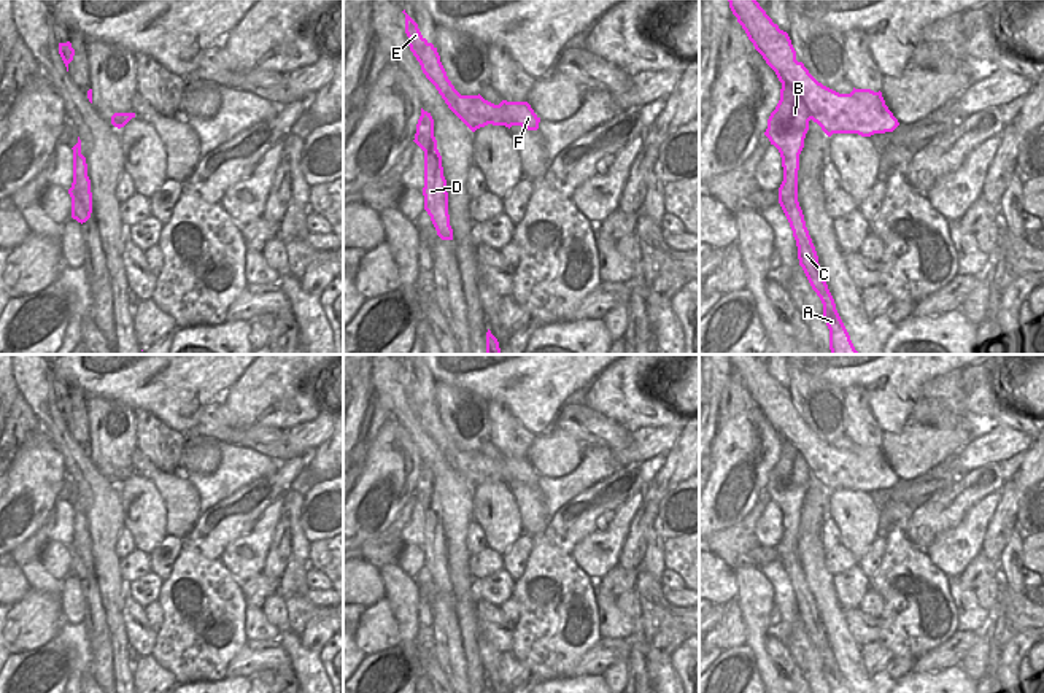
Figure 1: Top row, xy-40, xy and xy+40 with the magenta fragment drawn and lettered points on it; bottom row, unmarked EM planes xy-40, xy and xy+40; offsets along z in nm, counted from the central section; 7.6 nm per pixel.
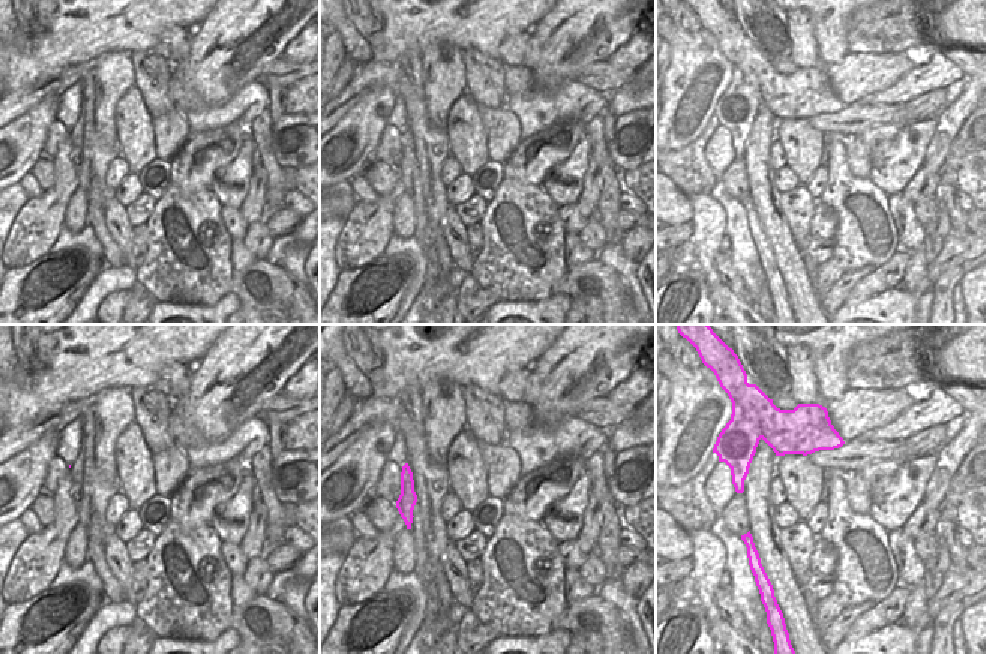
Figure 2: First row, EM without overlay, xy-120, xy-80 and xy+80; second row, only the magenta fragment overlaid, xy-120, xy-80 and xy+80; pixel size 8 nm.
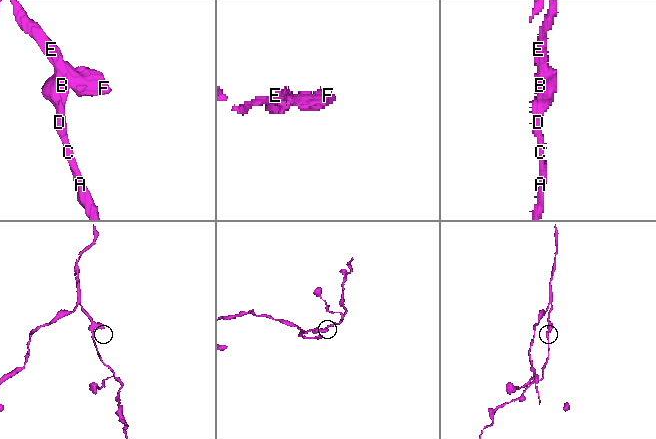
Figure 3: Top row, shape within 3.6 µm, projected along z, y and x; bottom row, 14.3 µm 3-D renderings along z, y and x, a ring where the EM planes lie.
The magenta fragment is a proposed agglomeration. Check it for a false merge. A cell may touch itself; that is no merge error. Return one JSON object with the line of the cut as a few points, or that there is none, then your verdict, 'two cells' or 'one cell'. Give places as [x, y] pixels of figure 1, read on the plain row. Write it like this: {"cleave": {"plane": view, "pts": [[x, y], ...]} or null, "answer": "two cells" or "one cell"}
{"cleave": {"plane": "xy+40", "pts": [[777, 426], [804, 458], [811, 474]]}, "answer": "two cells"}

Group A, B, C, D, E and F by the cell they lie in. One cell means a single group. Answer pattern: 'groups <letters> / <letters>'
groups A B C D / E F

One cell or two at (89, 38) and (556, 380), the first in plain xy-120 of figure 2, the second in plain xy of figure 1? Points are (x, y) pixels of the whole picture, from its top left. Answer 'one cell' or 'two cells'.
one cell

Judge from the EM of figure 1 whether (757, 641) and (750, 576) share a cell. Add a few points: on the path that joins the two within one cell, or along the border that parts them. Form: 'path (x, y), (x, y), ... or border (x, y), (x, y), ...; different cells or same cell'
path (757, 625), (755, 592); same cell

